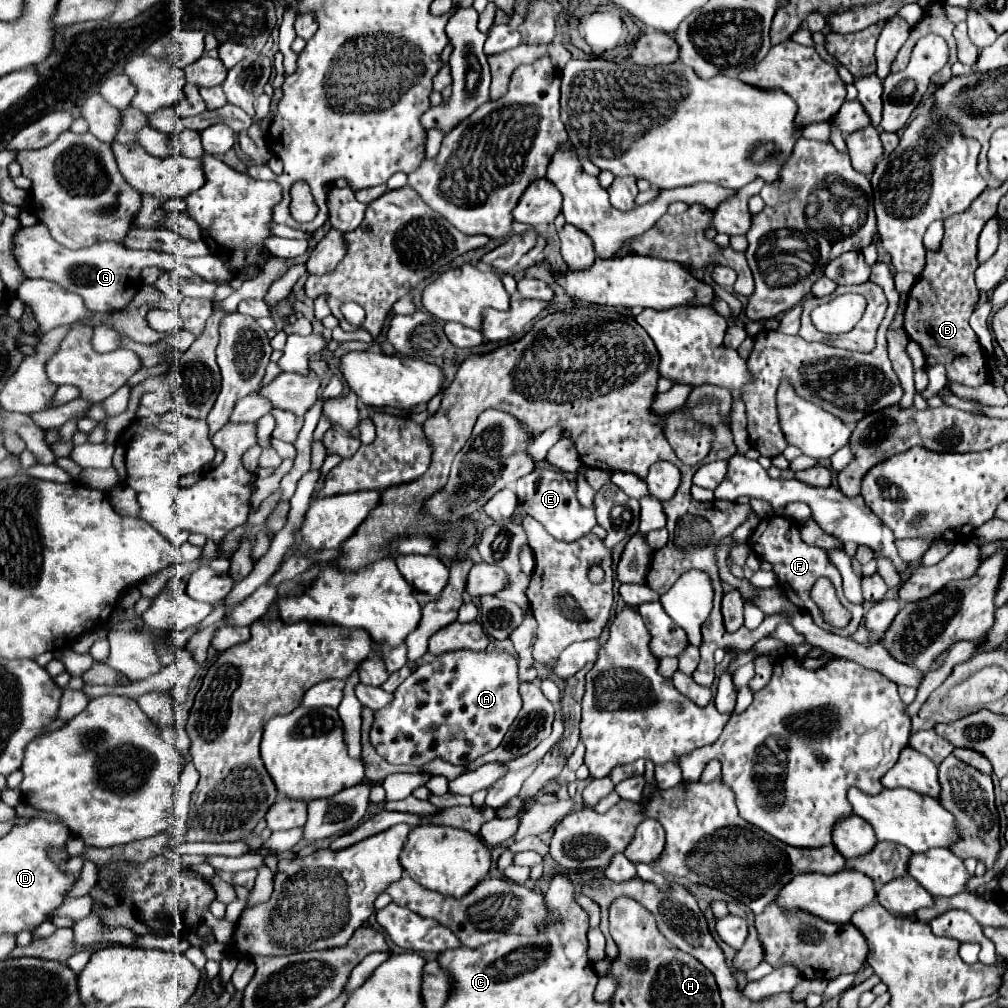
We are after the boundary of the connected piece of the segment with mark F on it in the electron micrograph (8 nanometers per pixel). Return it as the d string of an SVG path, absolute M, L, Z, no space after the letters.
M773 515L761 519L759 527L755 529L755 533L753 533L751 539L749 539L749 547L751 547L751 551L757 553L763 561L771 561L771 563L775 565L775 575L777 575L777 579L779 579L779 587L783 589L783 593L787 595L787 599L789 599L791 603L795 603L799 609L807 609L814 623L823 629L826 629L826 623L818 606L811 601L809 591L811 591L811 587L815 585L815 581L817 581L819 577L823 577L823 575L829 577L831 583L833 583L833 587L837 589L839 601L843 601L843 605L845 605L845 607L849 609L849 613L853 615L853 617L851 617L851 623L849 623L847 627L841 627L841 629L831 627L831 631L837 633L837 635L841 635L841 637L849 637L849 635L853 635L853 633L857 631L857 627L859 627L859 623L861 623L861 619L863 619L863 605L853 605L853 603L849 603L849 601L843 597L841 573L839 573L837 567L829 561L827 551L823 551L823 549L819 549L819 547L811 547L811 545L807 545L807 543L801 539L799 525L797 525L795 521L785 519L785 517L773 517Z

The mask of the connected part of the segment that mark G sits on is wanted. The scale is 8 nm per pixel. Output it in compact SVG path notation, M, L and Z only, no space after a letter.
M43 223L33 227L21 227L13 235L13 257L25 277L41 277L59 283L71 293L83 297L89 311L121 311L141 287L141 271L145 267L159 267L161 271L175 271L179 277L191 277L193 273L183 265L179 255L163 251L133 251L121 243L99 241L83 249L67 249L57 243Z

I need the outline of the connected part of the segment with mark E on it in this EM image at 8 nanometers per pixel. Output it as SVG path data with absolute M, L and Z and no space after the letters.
M535 469L523 479L515 483L515 493L519 497L521 507L537 519L549 535L553 535L559 541L573 541L583 535L587 535L595 525L595 513L587 507L583 507L575 497L575 485L567 479L567 475L559 469Z

